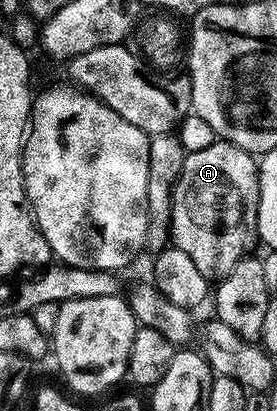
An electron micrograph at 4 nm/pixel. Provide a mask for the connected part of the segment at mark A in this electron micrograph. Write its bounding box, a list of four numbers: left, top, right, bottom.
[171,139,259,279]

